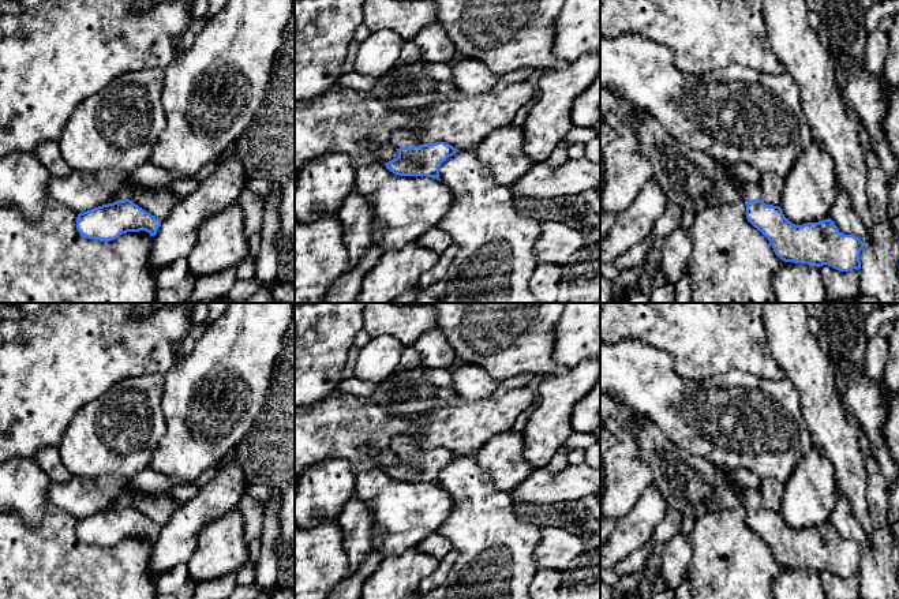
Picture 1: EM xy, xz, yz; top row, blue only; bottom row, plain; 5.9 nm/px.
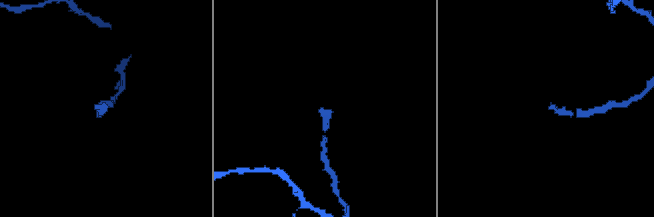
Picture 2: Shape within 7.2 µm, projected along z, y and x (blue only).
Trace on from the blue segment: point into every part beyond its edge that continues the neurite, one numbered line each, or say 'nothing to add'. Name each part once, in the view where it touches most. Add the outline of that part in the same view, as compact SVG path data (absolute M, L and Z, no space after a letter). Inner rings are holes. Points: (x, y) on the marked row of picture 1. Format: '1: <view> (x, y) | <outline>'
1: xz (404, 137) | M413 128L396 130L390 138L390 143L396 149L424 145L424 142L420 138L420 132Z

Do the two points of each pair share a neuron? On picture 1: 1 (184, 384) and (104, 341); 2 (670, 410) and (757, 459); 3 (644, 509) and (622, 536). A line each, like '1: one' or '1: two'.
1: two
2: one
3: one

